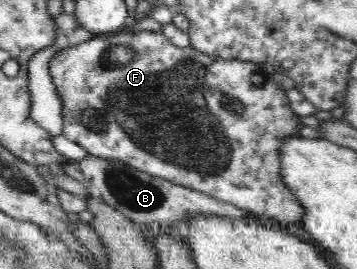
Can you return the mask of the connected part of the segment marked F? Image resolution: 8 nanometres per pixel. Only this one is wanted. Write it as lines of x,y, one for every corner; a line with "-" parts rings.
109,32
95,35
95,39
89,39
79,45
58,51
51,59
50,72
62,103
63,127
60,134
84,147
92,156
122,161
124,164
129,164
151,176
165,178
174,184
198,190
221,201
233,203
241,209
251,211
254,216
265,215
265,219
275,217
278,223
293,223
293,227
296,227
301,223
301,215
303,215
303,223
305,223
305,209
297,201
295,194
283,183
280,174
281,158
277,149
281,139
287,135
297,135
297,127
301,127
297,121
297,114
289,107
286,95
283,95
283,91
273,83
273,80
267,79
262,86
251,81
253,73
259,71
257,63
241,61
240,58
223,57
217,61
217,59
213,59
213,56
215,54
204,53
203,50
196,49
195,46
177,46
161,33
111,35

